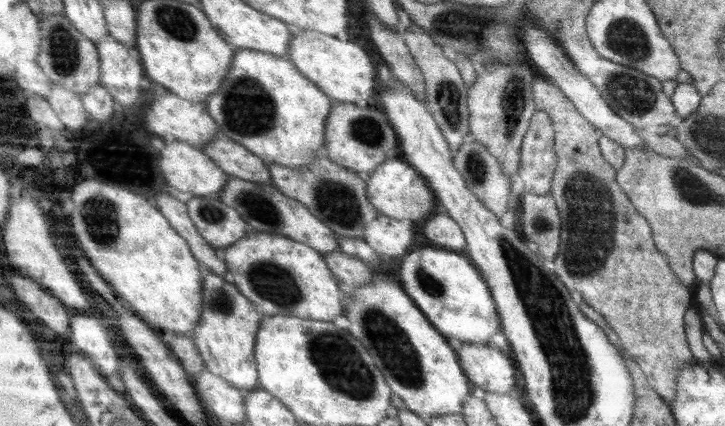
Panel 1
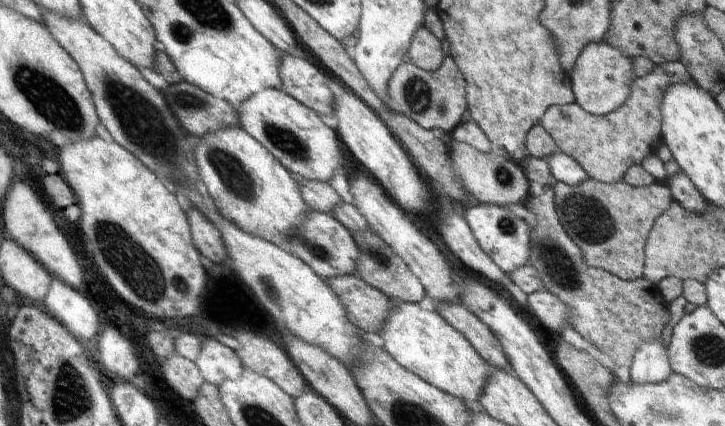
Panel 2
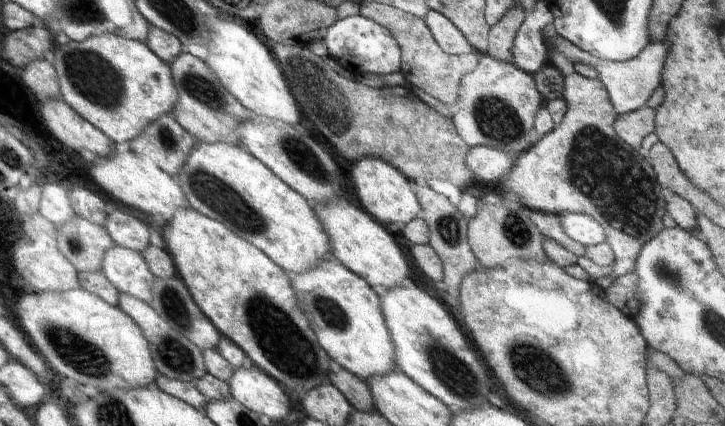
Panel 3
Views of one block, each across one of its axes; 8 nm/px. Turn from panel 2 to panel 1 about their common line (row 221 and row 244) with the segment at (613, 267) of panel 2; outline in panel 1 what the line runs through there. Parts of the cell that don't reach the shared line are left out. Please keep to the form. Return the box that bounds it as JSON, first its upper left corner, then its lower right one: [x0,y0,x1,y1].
[534,74,695,404]

